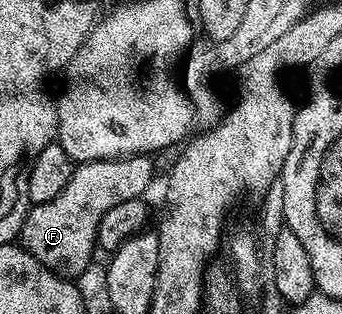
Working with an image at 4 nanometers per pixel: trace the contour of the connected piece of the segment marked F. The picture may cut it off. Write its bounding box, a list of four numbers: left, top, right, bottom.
[20,154,154,280]

